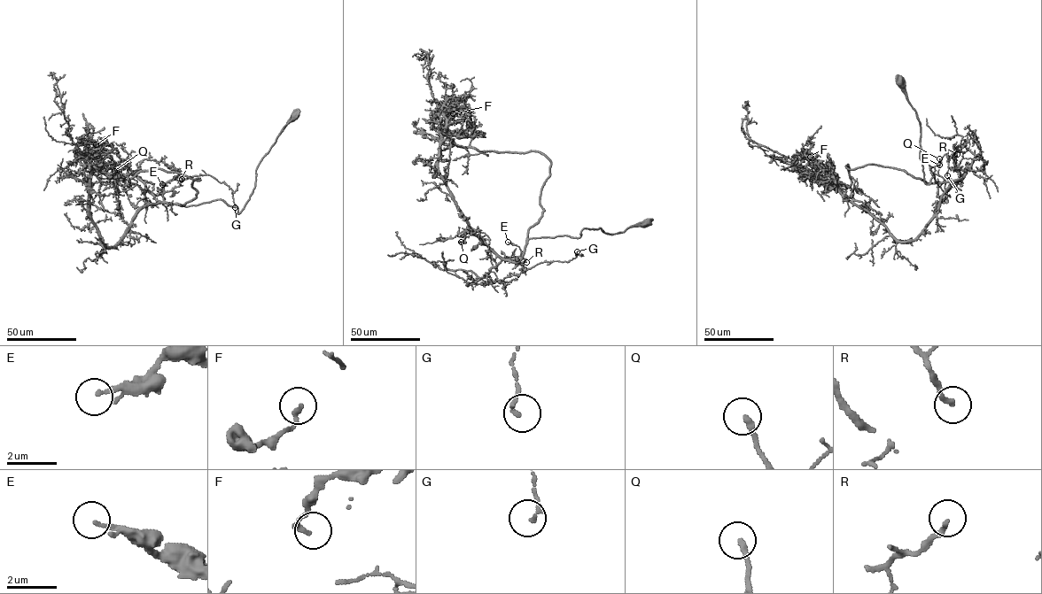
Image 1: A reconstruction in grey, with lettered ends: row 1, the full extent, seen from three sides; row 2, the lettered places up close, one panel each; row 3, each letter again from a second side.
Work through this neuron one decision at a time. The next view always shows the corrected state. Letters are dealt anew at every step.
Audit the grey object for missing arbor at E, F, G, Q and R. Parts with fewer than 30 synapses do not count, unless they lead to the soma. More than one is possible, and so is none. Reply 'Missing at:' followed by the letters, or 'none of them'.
Missing at: none of them

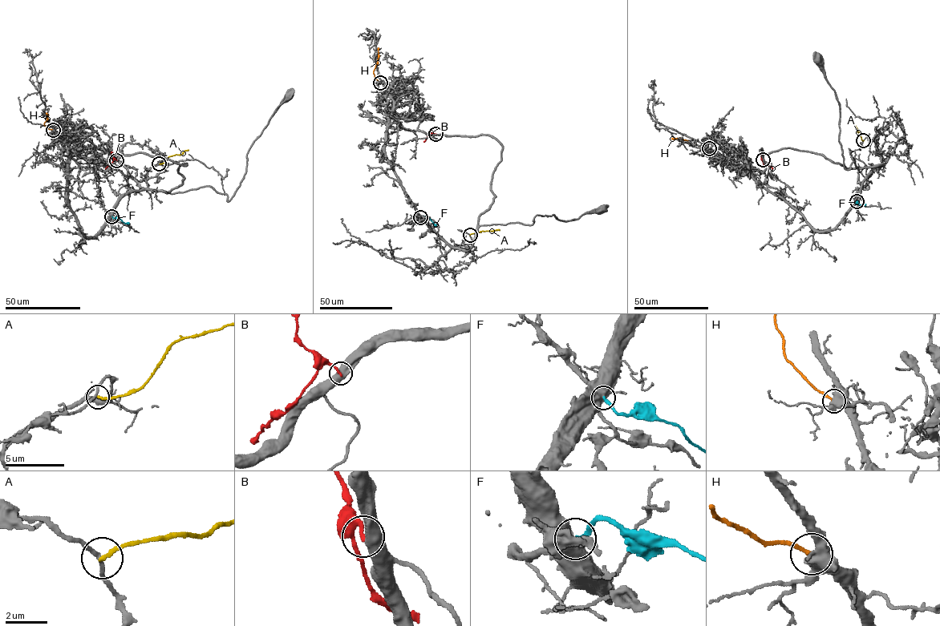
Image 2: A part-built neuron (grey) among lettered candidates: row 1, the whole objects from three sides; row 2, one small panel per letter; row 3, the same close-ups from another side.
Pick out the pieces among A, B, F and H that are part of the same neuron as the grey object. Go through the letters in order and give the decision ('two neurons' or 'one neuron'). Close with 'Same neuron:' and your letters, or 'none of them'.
A: two neurons
B: two neurons
F: two neurons
H: two neurons
Same neuron: none of them

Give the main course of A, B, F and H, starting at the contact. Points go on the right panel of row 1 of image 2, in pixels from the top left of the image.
A: (864, 140), (854, 123)
B: (763, 159), (764, 164), (773, 168)
F: (856, 201), (856, 203), (861, 205), (866, 204)
H: (709, 148), (678, 138), (671, 139)

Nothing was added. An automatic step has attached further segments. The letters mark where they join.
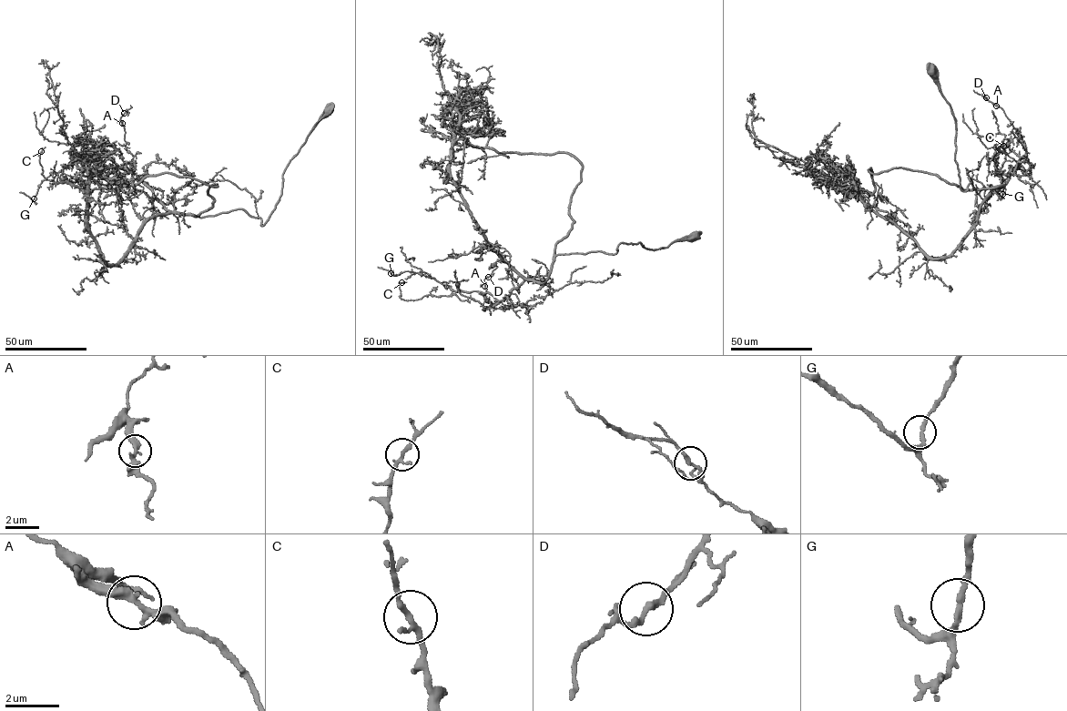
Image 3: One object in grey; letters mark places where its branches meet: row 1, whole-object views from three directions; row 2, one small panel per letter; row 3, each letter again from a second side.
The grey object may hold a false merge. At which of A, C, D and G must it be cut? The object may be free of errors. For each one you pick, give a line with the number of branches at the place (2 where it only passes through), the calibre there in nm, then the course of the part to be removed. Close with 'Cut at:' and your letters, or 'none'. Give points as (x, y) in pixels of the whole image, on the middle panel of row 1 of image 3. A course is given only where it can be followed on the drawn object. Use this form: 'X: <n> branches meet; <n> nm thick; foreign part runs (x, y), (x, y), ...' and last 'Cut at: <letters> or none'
Cut at: none

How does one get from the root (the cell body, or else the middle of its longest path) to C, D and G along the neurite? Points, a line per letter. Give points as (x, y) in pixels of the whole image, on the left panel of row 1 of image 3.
C: (330, 107), (290, 159), (262, 226), (241, 209), (170, 212), (136, 179), (55, 183), (42, 174), (41, 151)
D: (330, 107), (290, 159), (279, 202), (262, 226), (241, 209), (199, 217), (167, 210), (133, 177), (124, 113)
G: (330, 107), (262, 226), (241, 209), (167, 210), (135, 173), (90, 152), (34, 198)

